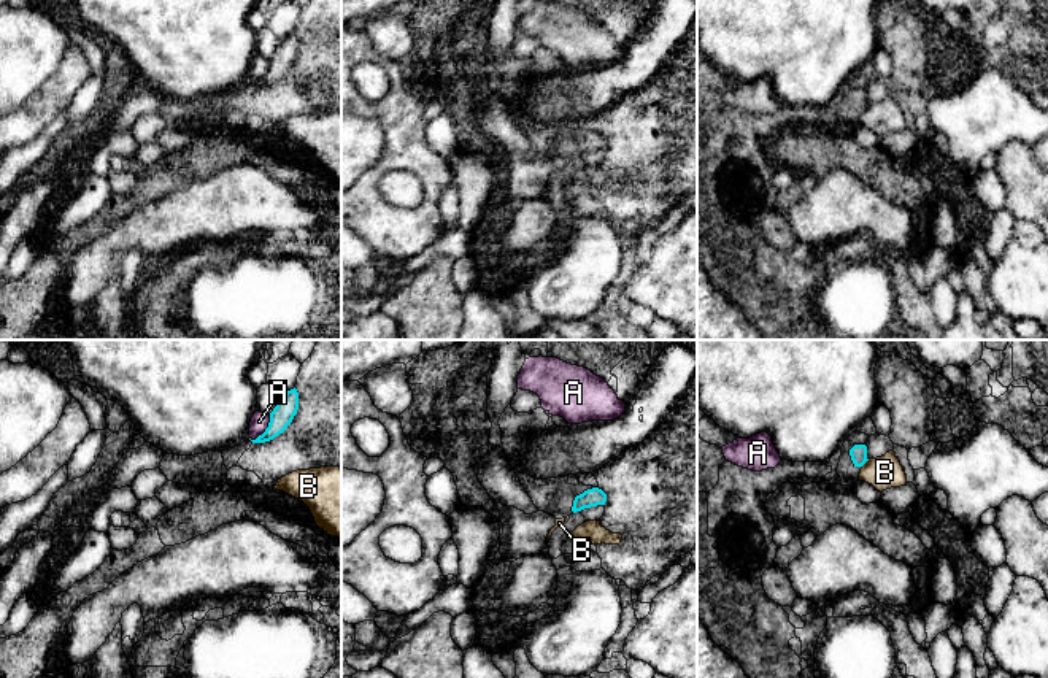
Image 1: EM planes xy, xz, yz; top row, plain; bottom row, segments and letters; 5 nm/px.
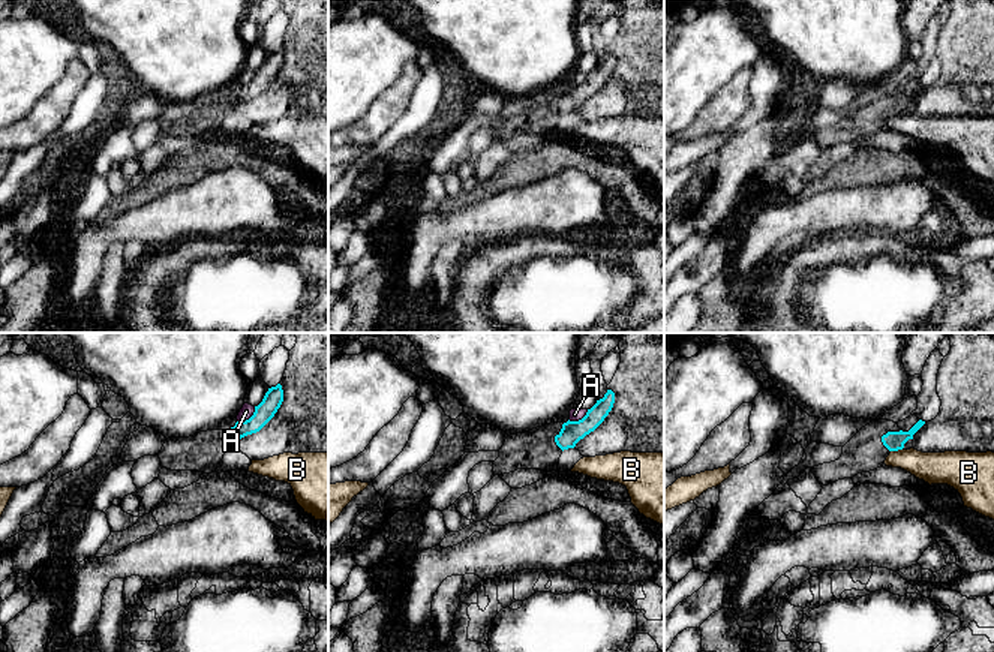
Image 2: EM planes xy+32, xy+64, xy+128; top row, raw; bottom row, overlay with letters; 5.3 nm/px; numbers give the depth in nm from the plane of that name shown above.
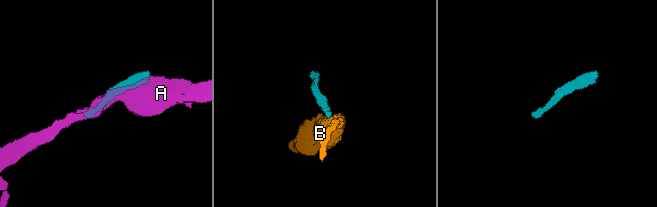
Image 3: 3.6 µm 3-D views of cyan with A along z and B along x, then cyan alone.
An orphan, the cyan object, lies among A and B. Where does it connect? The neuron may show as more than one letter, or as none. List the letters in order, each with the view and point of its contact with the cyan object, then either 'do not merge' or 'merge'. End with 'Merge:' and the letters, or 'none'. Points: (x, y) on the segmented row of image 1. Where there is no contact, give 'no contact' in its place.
A: xy (265, 429) | do not merge
B: yz (864, 462) | do not merge
Merge: none

